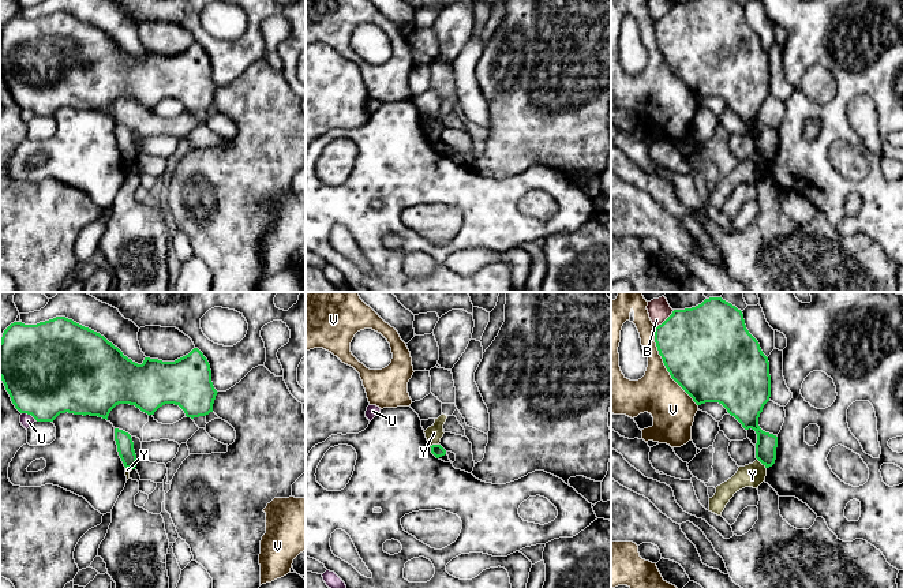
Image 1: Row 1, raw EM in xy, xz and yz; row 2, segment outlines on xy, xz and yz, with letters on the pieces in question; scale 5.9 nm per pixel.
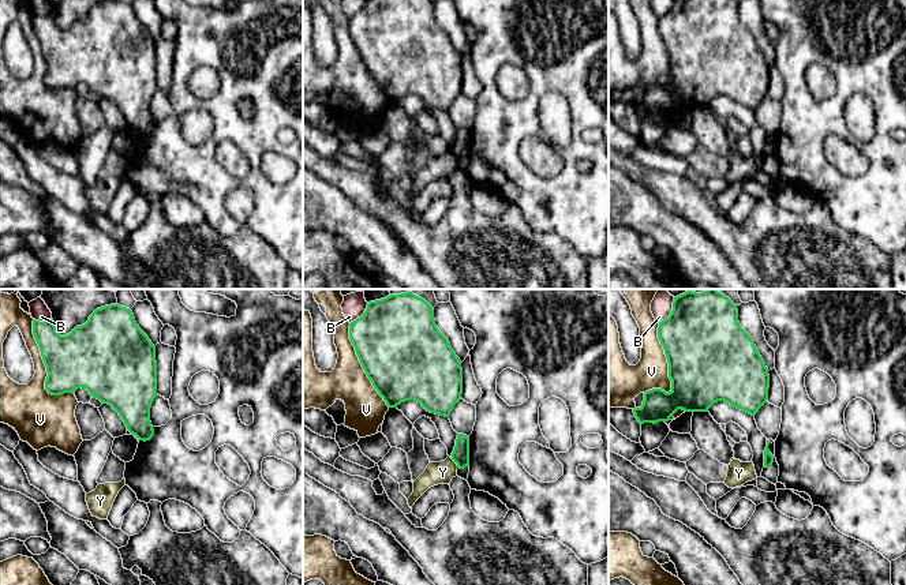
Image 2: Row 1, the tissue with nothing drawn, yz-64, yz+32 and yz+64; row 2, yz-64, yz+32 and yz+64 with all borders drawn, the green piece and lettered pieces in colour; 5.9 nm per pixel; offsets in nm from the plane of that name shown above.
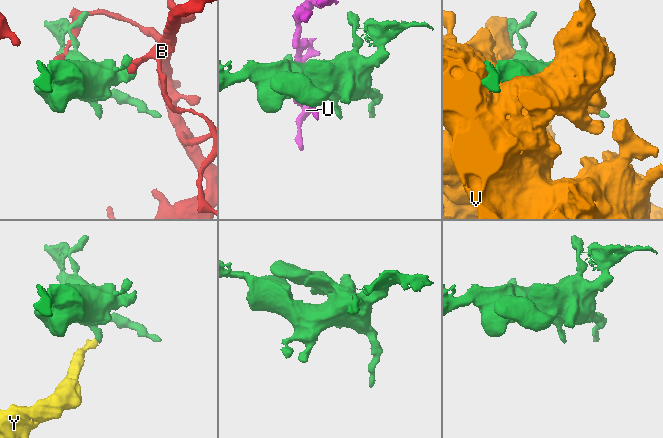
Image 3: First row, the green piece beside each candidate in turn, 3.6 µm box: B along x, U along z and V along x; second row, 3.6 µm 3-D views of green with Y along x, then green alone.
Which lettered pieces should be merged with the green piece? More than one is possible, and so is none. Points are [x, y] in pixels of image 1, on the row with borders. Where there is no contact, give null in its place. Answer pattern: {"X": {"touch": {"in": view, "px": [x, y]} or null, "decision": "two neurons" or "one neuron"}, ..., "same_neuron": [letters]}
{"B": {"touch": {"in": "yz", "px": [666, 319]}, "decision": "two neurons"}, "U": {"touch": {"in": "xy", "px": [29, 414]}, "decision": "two neurons"}, "V": {"touch": {"in": "yz", "px": [664, 364]}, "decision": "two neurons"}, "Y": {"touch": {"in": "yz", "px": [761, 463]}, "decision": "two neurons"}, "same_neuron": []}

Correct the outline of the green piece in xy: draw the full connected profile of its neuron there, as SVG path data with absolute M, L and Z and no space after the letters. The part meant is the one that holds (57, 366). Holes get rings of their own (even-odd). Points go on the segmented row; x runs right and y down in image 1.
M56 317L37 325L11 323L0 341L0 378L15 408L20 413L31 415L37 422L53 422L65 412L108 420L110 411L119 404L135 405L149 416L165 404L175 404L187 417L194 419L213 412L218 393L211 382L210 364L198 348L175 362L145 357L143 363L138 364L100 333L65 317Z

